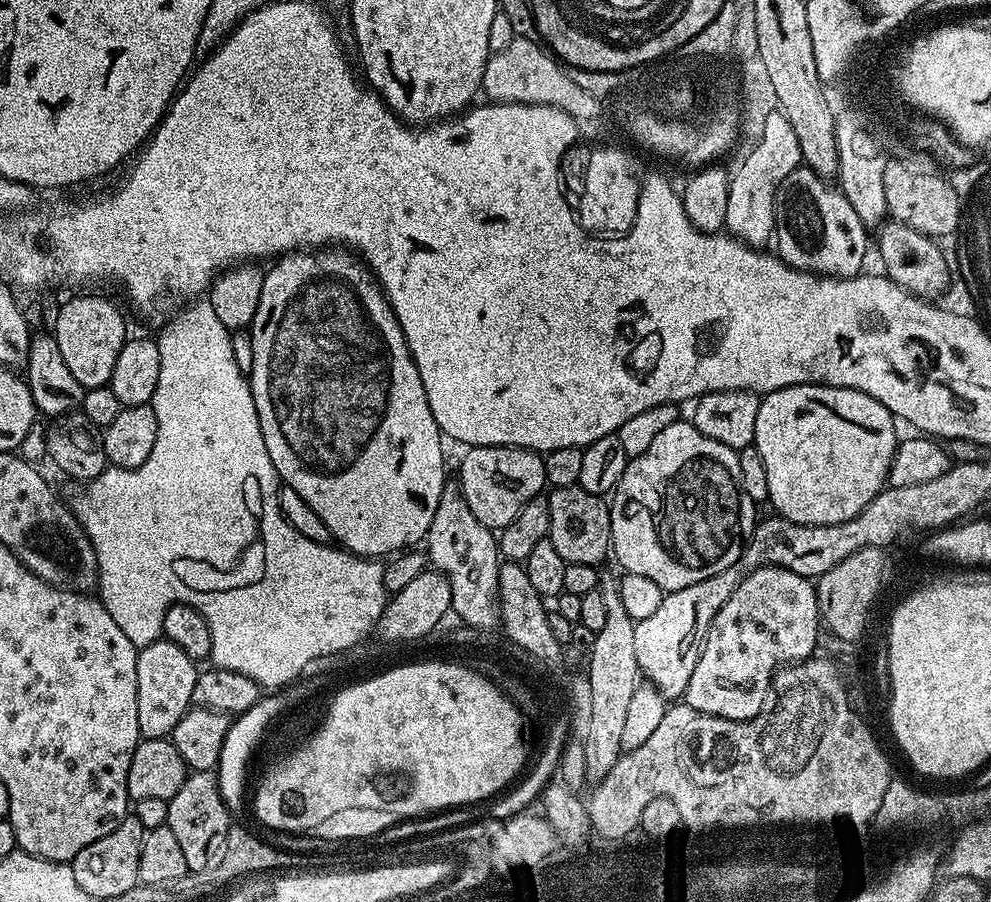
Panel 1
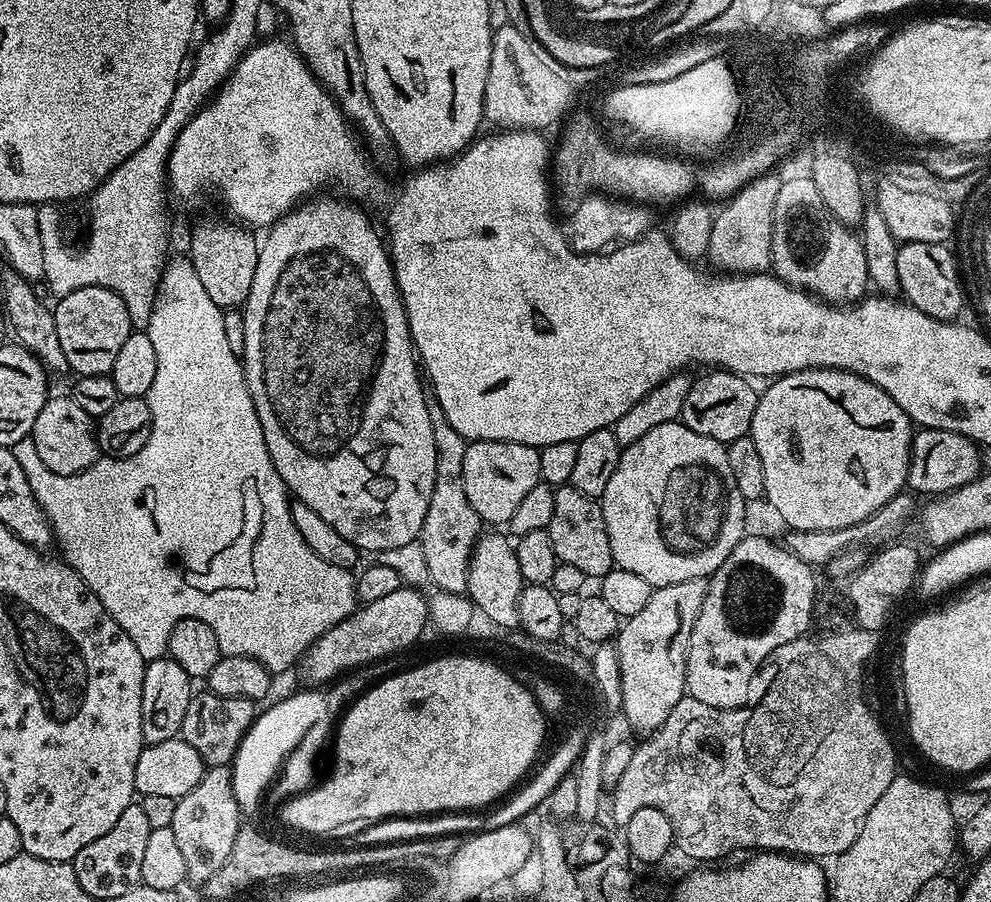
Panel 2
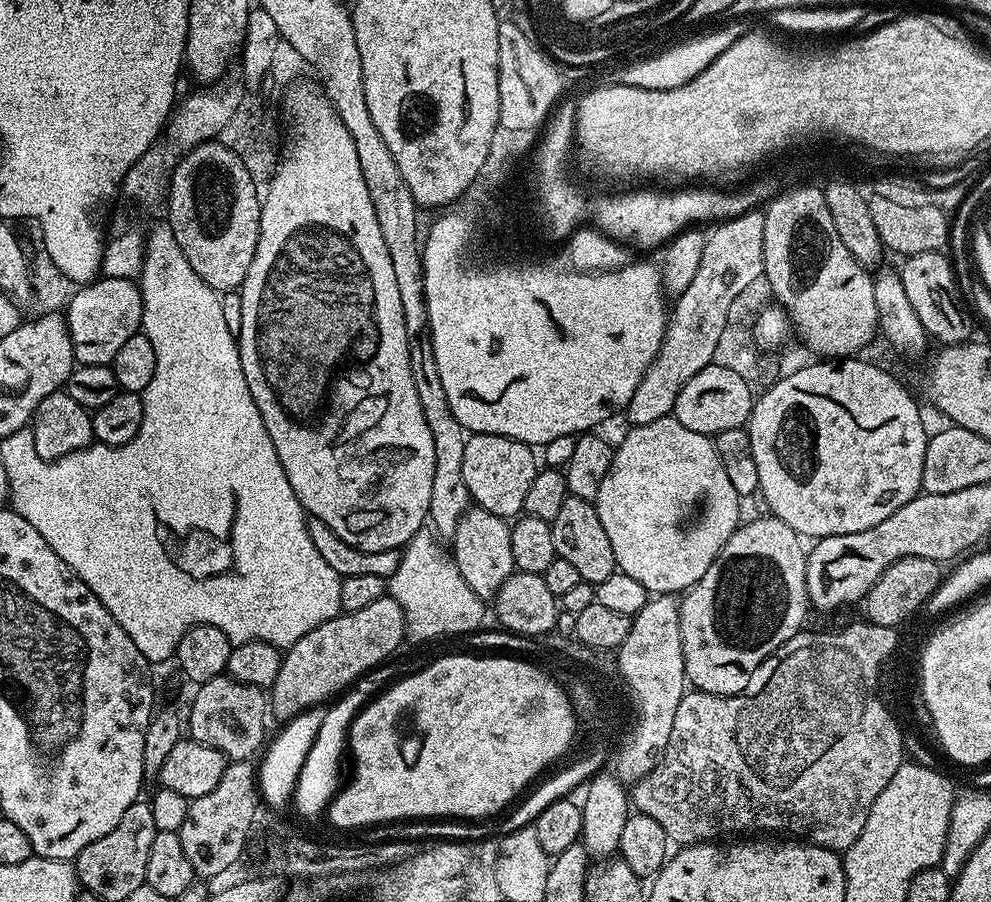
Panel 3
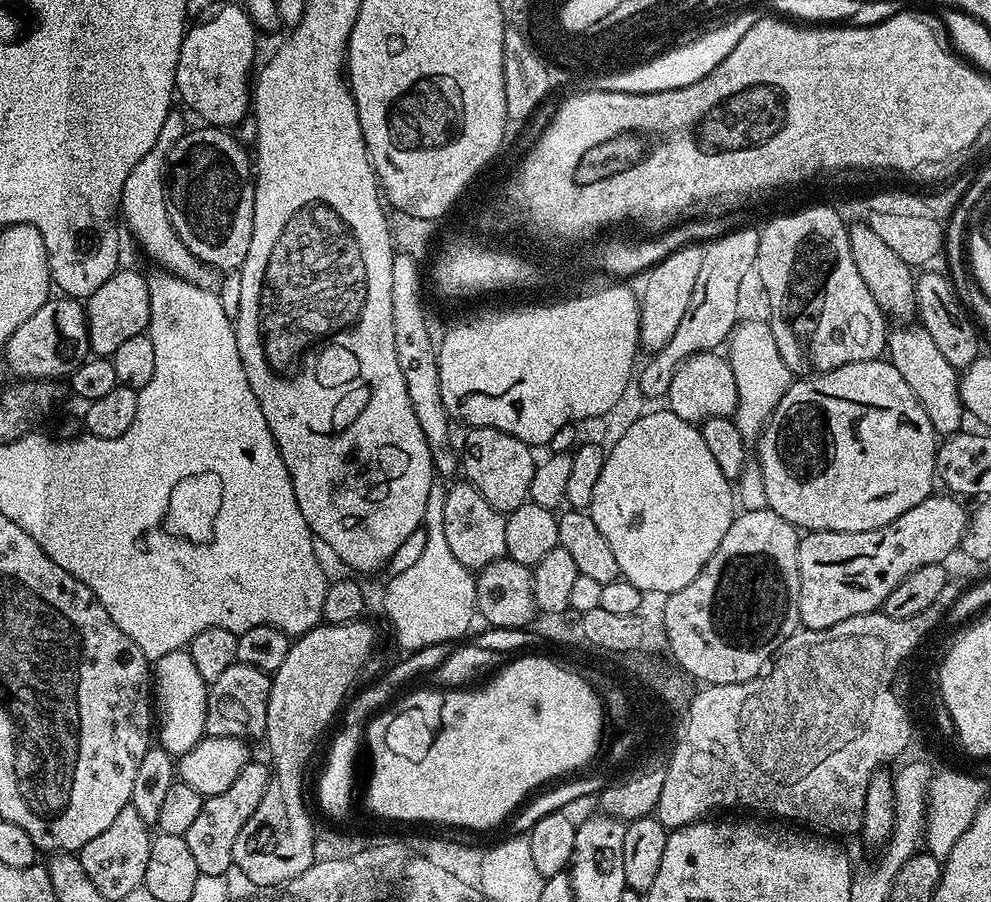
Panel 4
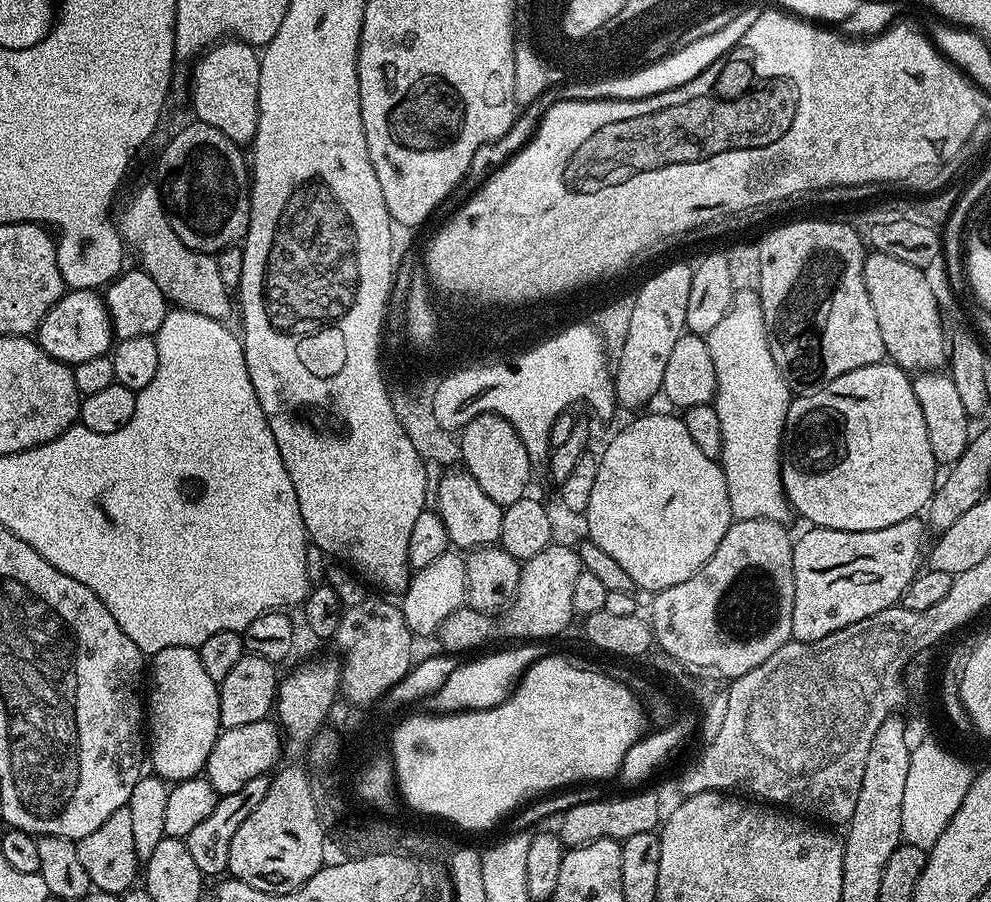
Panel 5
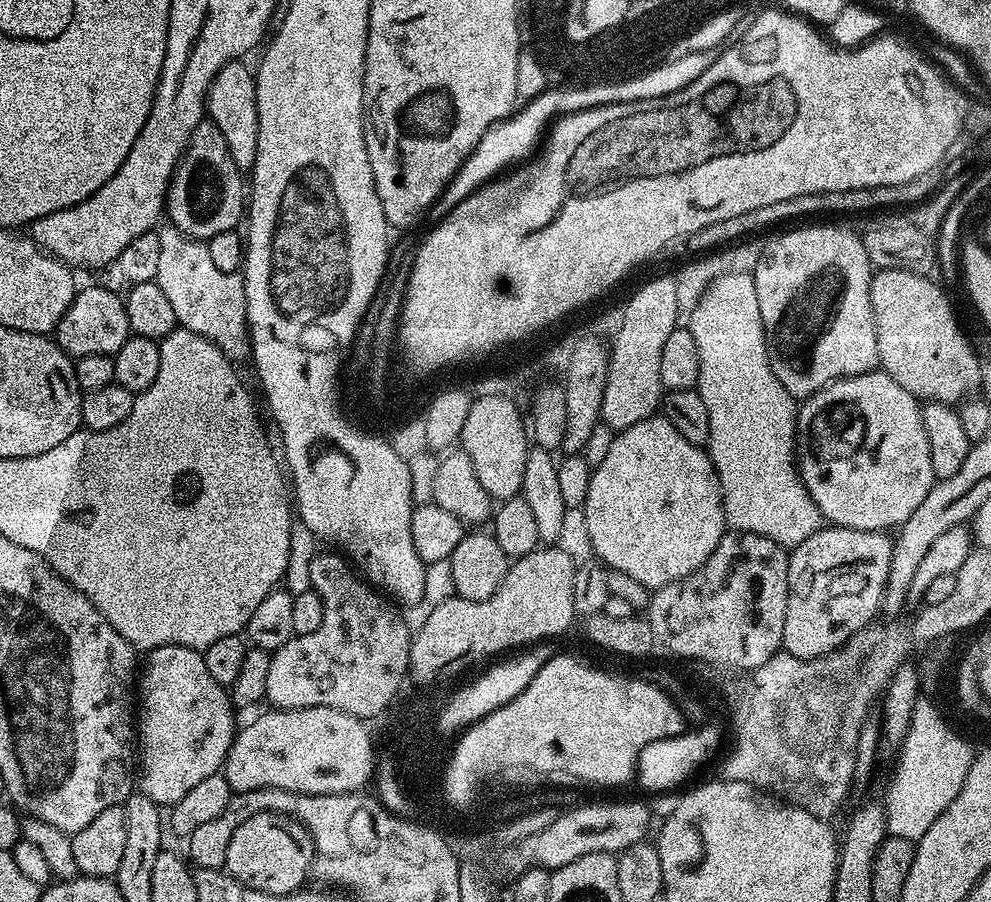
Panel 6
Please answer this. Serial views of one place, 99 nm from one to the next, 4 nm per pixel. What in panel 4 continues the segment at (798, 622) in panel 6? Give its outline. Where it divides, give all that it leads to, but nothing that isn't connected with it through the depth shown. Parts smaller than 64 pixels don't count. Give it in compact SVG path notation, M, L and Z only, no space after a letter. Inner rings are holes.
M933 494L927 496L918 506L910 506L906 514L894 518L881 528L862 530L861 532L808 532L800 537L798 550L798 574L800 589L798 590L798 614L804 628L822 630L830 626L838 626L838 622L846 622L846 618L854 618L858 614L866 614L883 609L886 598L890 598L890 590L906 578L914 570L931 564L944 564L952 551L961 547L961 540L969 524L969 509L964 509L955 495Z

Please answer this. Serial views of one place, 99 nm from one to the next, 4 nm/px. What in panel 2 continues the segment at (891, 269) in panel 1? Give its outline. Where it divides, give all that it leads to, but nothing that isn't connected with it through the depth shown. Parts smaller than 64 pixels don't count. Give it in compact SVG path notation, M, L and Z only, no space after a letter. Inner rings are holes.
M914 242L899 245L896 265L899 291L907 303L922 310L924 314L939 320L957 319L962 308L964 296L958 276L956 262L947 245L928 242Z

